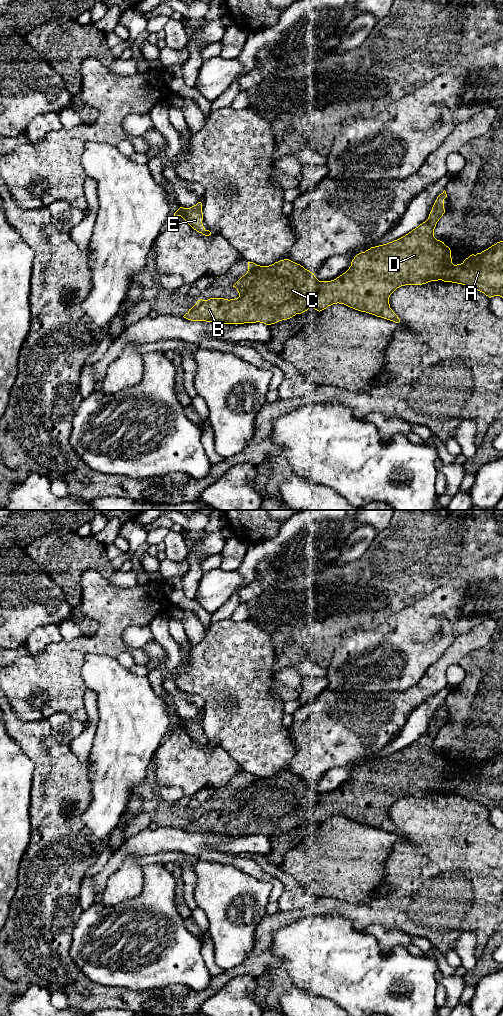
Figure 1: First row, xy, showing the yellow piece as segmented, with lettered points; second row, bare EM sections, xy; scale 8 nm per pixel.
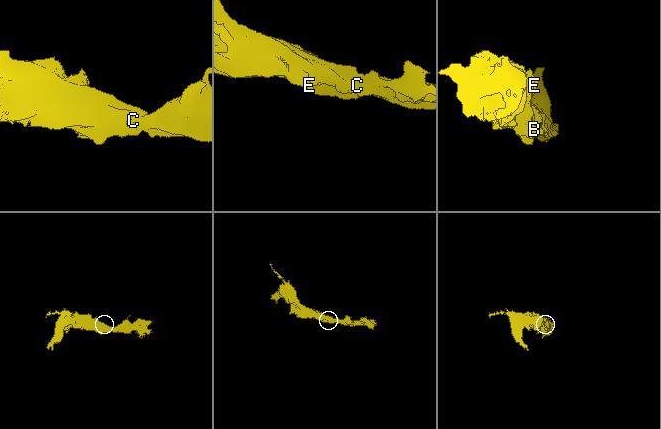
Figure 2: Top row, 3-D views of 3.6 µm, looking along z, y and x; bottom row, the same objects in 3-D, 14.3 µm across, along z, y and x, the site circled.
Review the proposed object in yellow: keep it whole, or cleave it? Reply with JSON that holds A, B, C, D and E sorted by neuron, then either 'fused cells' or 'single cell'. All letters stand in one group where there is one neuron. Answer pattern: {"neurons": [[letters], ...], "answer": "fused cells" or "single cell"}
{"neurons": [["A", "B", "C", "D", "E"]], "answer": "single cell"}

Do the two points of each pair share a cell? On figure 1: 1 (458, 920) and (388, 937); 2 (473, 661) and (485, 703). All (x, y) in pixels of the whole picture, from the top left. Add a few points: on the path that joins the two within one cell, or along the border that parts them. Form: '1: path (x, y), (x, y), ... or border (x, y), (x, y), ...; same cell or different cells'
1: border (386, 927), (400, 929), (411, 935); different cells
2: path (483, 671), (485, 673), (485, 693); same cell

